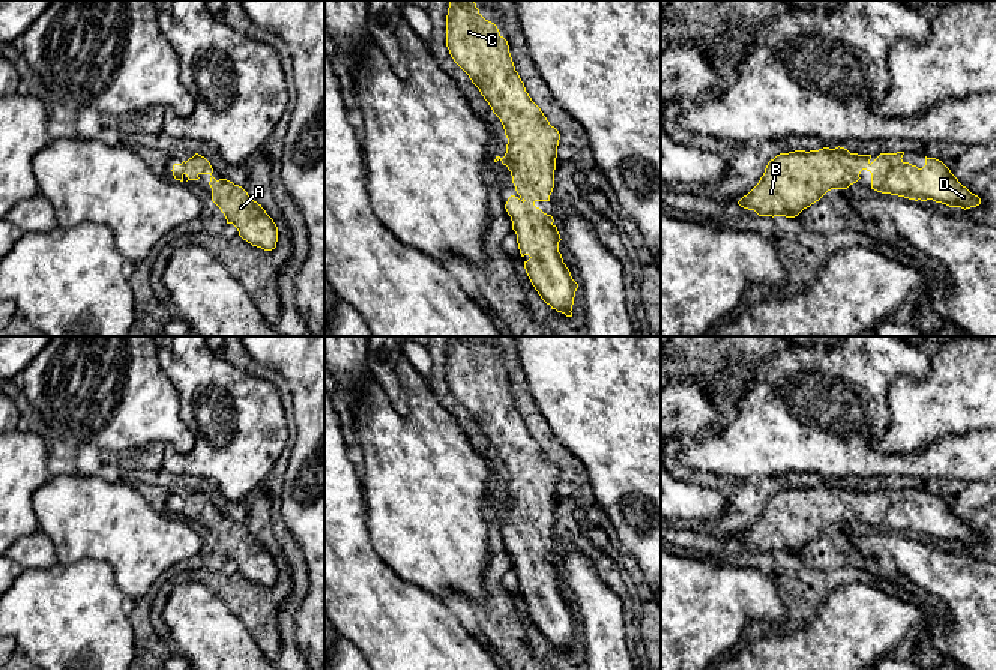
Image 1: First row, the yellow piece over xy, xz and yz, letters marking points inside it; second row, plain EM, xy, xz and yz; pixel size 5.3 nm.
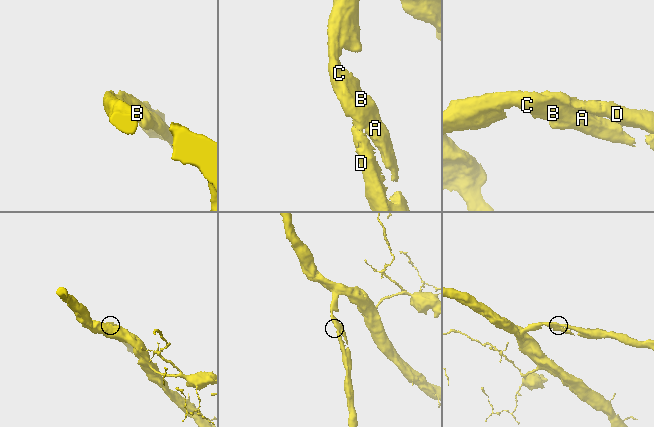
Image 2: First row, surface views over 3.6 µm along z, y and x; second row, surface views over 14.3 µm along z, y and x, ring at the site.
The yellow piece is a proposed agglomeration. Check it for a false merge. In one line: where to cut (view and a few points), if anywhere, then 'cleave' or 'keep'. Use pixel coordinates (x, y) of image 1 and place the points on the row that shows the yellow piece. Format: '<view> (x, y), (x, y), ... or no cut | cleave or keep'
no cut | keep

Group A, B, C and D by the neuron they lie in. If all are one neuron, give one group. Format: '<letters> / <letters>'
A B C D

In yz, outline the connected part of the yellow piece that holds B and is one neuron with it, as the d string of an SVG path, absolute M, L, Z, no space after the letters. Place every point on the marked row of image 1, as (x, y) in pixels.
M823 147L819 150L795 150L780 153L771 159L759 183L744 195L738 204L744 209L754 210L759 216L786 216L795 218L804 209L819 201L831 189L847 189L861 177L861 171L871 173L871 189L904 197L909 200L933 200L949 207L970 209L981 204L981 198L963 186L951 170L936 158L925 156L925 165L918 168L904 162L904 152L880 153L873 162L871 155L850 153L844 147Z

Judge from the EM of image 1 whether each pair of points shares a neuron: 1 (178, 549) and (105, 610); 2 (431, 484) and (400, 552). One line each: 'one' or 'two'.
1: two
2: one

